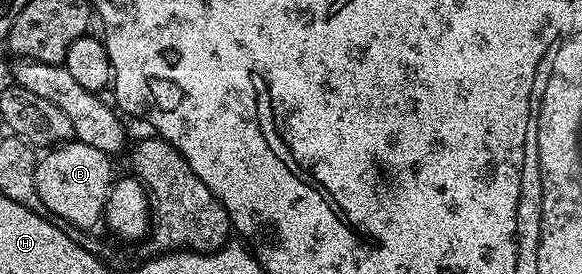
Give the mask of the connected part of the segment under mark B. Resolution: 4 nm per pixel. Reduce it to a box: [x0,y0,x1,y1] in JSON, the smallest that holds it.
[32,140,113,230]

